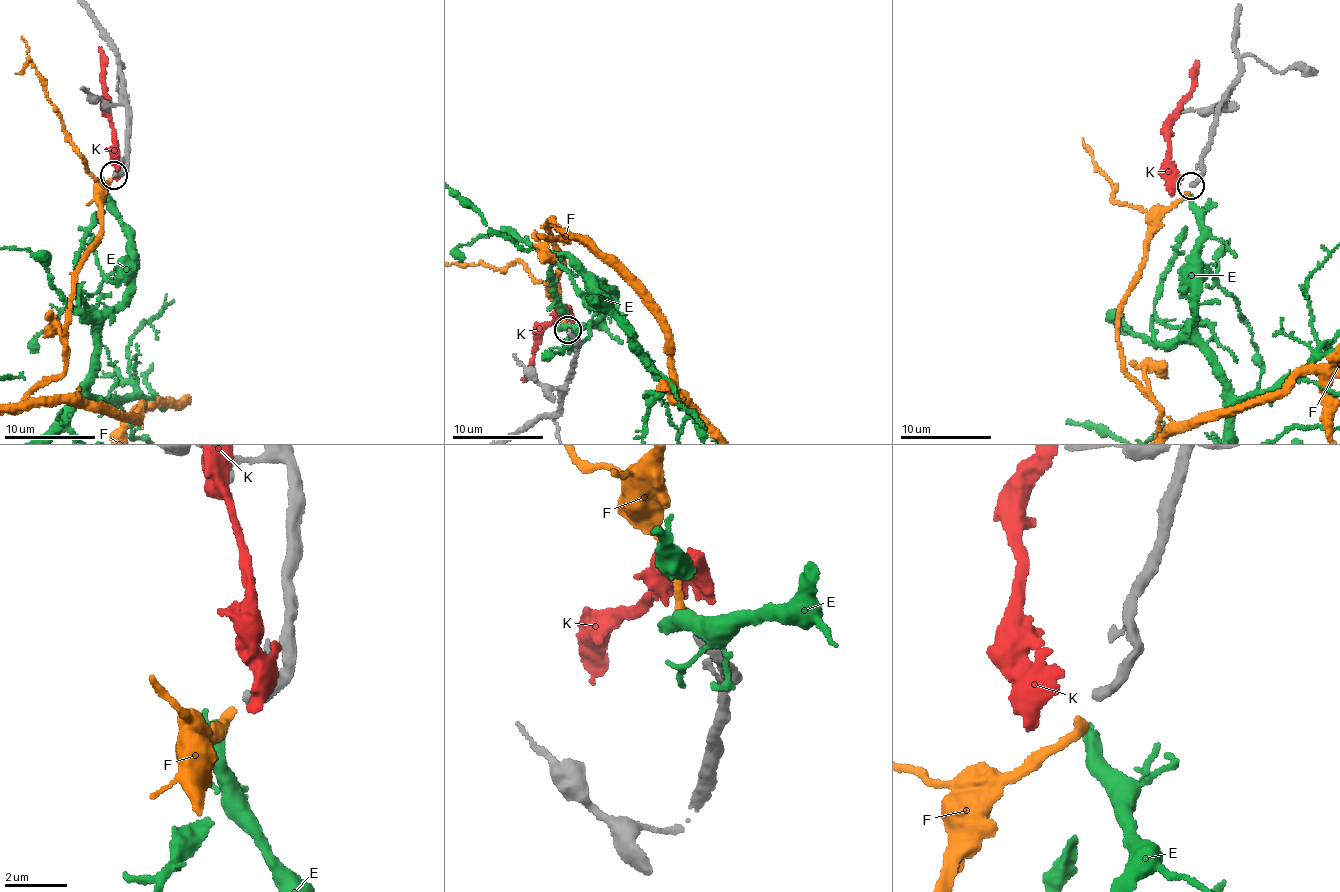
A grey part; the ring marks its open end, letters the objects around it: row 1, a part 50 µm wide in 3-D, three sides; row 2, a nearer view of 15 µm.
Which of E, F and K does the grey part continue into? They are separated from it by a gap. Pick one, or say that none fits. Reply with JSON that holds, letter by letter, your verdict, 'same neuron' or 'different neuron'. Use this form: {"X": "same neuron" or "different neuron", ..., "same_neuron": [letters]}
{"E": "different neuron", "F": "different neuron", "K": "different neuron", "same_neuron": []}

